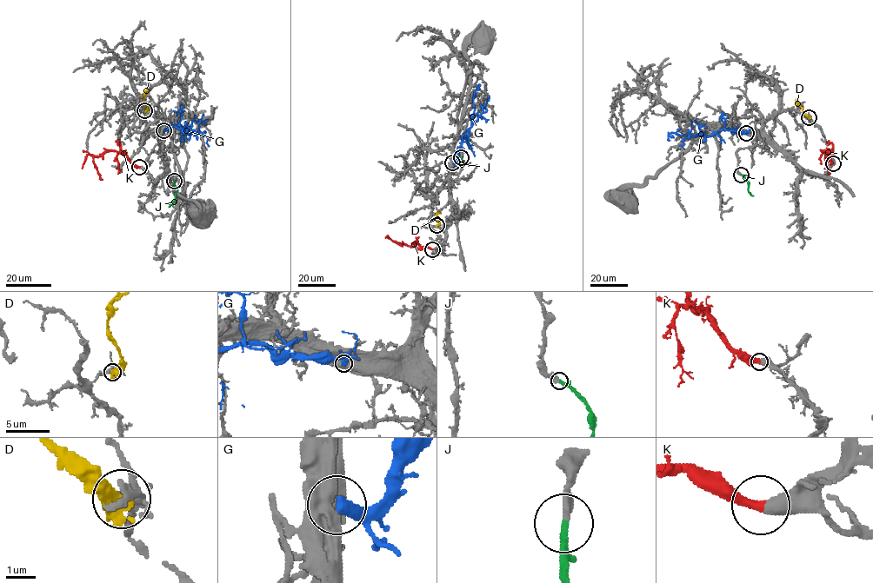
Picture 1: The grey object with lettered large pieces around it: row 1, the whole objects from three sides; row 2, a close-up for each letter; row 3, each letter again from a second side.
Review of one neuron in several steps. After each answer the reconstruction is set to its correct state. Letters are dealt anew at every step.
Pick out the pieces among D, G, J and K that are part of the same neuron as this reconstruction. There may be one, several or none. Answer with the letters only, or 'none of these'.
J, K

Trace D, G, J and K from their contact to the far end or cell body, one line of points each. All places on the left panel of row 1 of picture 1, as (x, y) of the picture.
D: (144, 110), (147, 106), (143, 94), (149, 89)
G: (163, 131), (173, 126), (186, 134), (192, 129), (196, 139)
J: (174, 181), (175, 200), (169, 207)
K: (139, 167), (123, 153), (105, 151), (93, 158), (95, 166), (103, 180)

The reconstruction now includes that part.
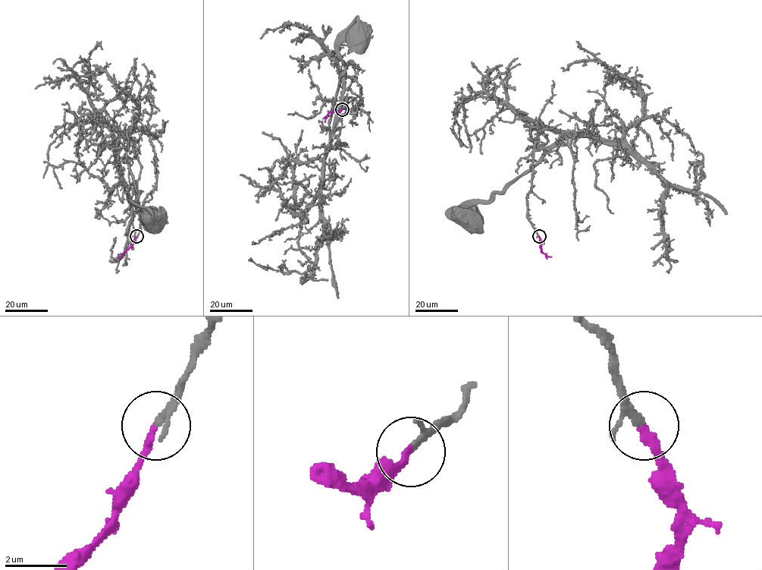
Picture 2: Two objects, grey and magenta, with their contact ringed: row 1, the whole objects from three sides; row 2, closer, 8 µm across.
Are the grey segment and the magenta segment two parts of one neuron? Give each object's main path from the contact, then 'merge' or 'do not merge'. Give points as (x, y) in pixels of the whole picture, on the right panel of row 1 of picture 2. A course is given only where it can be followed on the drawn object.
grey runs (539, 236), (527, 199), (533, 147), (540, 128), (553, 130), (562, 136), (531, 168), (464, 218); magenta runs (539, 236), (541, 250), (551, 256); merge

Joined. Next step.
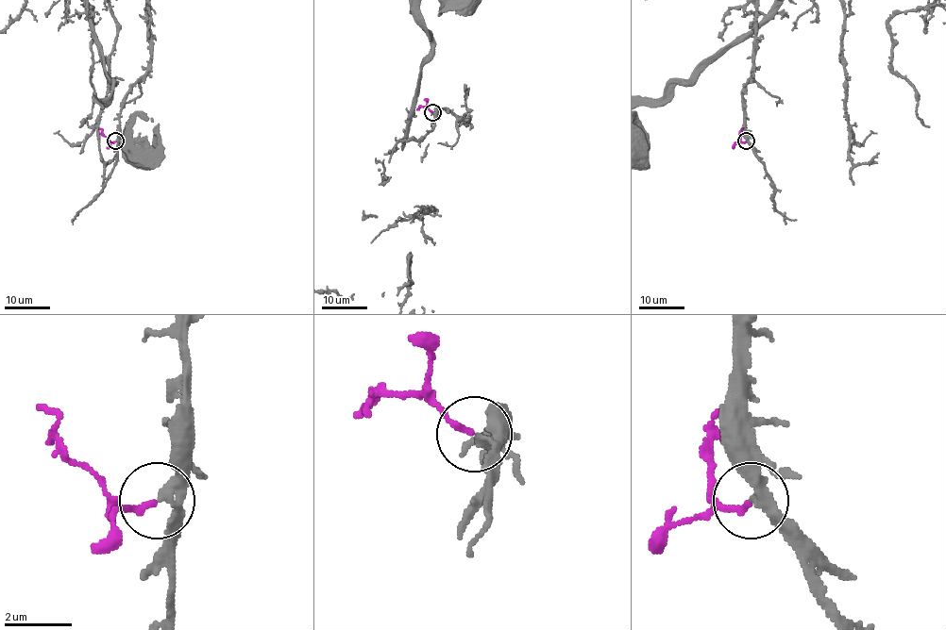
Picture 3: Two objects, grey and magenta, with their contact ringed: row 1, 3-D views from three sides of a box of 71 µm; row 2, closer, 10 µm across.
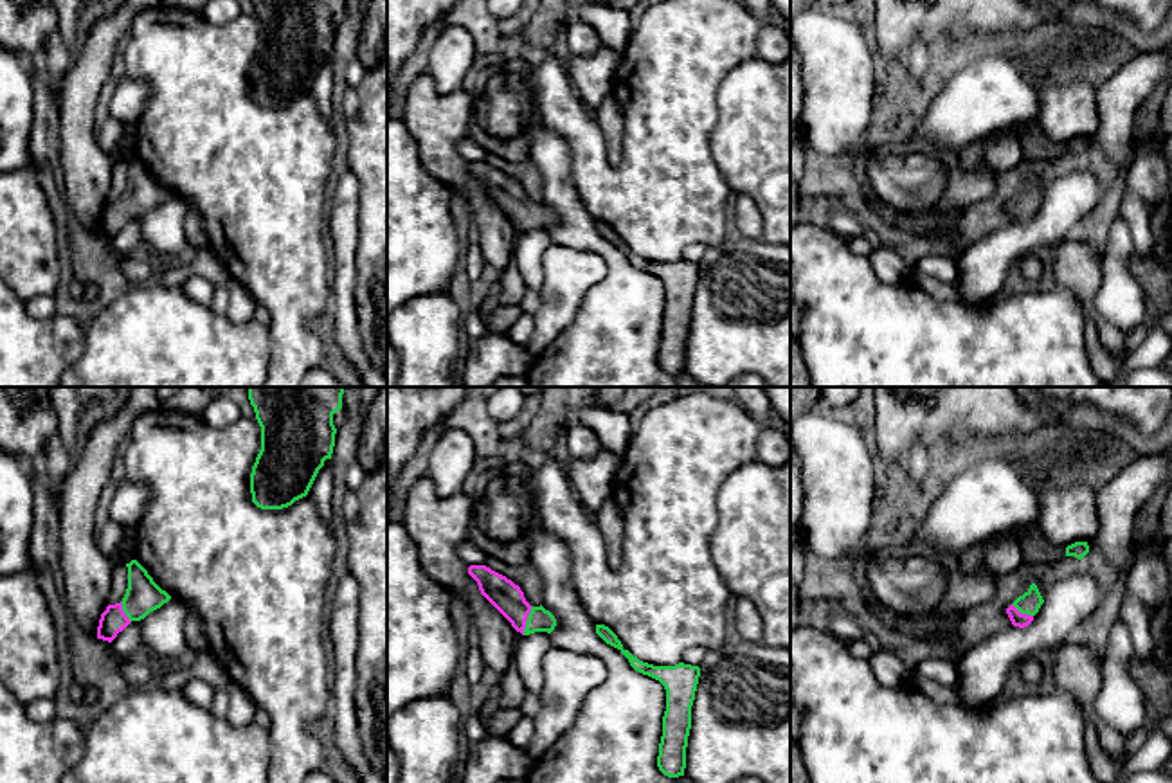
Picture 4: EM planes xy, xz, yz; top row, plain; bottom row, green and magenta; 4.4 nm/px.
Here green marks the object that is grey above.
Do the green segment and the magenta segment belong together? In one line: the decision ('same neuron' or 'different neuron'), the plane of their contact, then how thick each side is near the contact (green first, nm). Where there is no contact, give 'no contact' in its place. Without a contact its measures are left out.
same neuron | xz | 110/140 nm

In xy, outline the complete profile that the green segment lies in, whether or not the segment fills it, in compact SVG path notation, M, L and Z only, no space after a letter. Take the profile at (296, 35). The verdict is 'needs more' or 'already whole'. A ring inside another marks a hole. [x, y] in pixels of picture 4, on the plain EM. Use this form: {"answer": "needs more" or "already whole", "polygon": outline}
{"answer": "already whole", "polygon": "M250 0L261 23L261 47L250 70L252 99L283 106L308 92L319 67L331 56L337 25L333 11L342 0Z"}

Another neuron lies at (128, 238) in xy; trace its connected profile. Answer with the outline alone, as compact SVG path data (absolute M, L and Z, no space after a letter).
M131 218L117 234L110 239L112 252L122 259L135 252L142 243L140 220Z

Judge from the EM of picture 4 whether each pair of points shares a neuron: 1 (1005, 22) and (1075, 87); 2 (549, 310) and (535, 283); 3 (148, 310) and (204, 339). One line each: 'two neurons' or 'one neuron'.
1: two neurons
2: two neurons
3: one neuron

